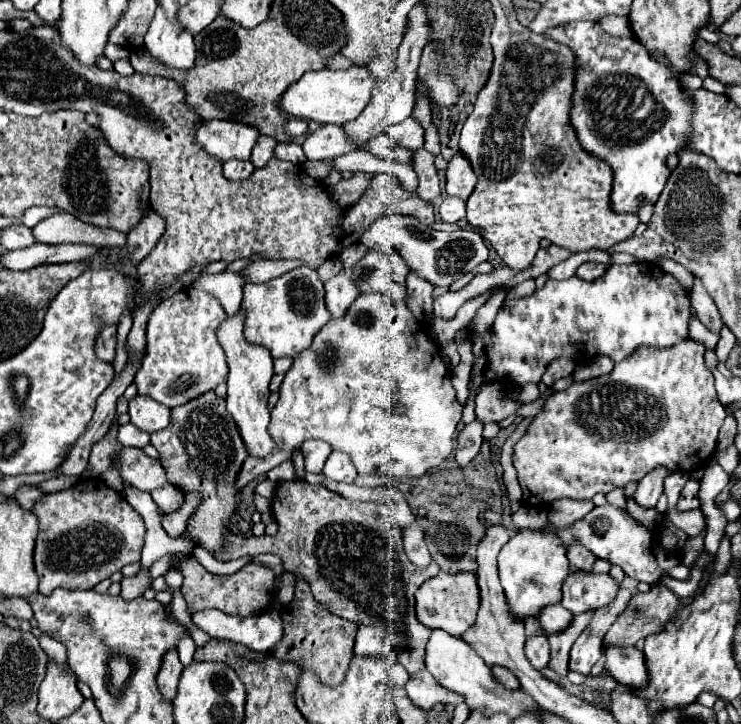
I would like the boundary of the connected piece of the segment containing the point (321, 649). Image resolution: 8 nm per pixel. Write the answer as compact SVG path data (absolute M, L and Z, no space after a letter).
M299 575L295 579L295 599L281 611L281 619L283 619L283 629L285 629L283 641L277 643L277 649L273 649L273 657L281 661L297 663L303 671L315 673L317 679L327 687L339 685L353 659L357 625L329 613L329 609L317 603L313 599L309 583Z

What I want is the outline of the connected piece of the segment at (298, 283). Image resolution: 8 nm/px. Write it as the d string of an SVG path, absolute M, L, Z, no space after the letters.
M307 265L265 283L247 283L241 303L243 311L247 313L247 341L267 347L273 357L293 357L295 353L307 349L313 335L321 329L321 325L325 325L325 321L331 319L323 295L323 281L319 279L319 273Z

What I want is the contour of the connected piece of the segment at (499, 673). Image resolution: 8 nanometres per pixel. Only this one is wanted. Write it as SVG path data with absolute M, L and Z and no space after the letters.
M493 665L491 671L493 671L493 677L495 677L505 689L517 689L517 687L519 687L517 677L515 677L509 669L505 669L505 667L501 667L501 665Z

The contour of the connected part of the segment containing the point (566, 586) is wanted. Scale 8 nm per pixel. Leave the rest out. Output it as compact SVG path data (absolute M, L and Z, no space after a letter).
M569 573L563 583L561 605L571 613L583 613L609 605L617 597L617 591L619 583L607 573Z

